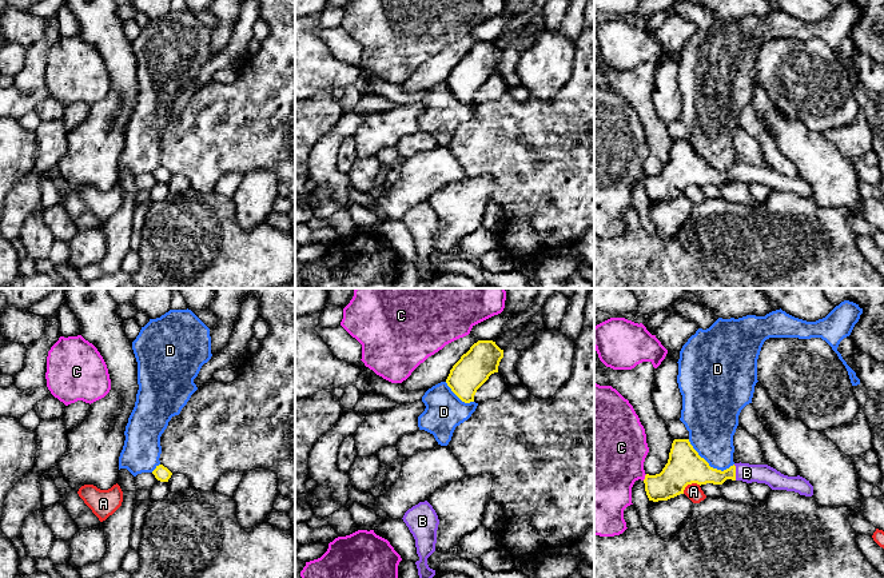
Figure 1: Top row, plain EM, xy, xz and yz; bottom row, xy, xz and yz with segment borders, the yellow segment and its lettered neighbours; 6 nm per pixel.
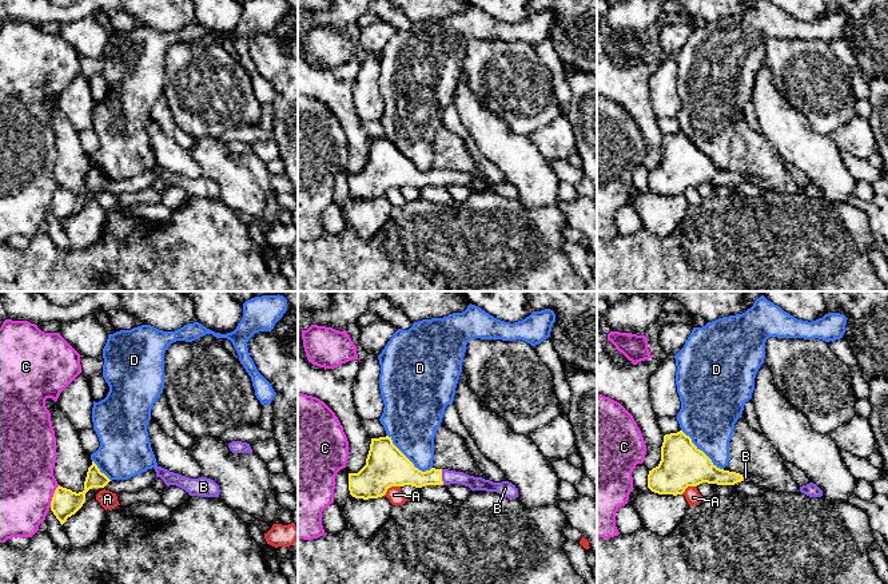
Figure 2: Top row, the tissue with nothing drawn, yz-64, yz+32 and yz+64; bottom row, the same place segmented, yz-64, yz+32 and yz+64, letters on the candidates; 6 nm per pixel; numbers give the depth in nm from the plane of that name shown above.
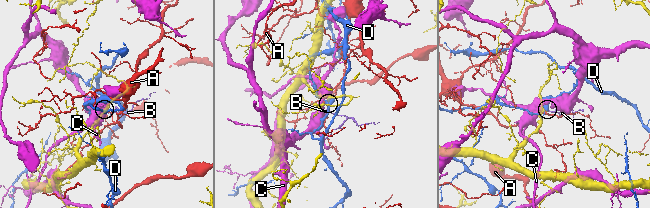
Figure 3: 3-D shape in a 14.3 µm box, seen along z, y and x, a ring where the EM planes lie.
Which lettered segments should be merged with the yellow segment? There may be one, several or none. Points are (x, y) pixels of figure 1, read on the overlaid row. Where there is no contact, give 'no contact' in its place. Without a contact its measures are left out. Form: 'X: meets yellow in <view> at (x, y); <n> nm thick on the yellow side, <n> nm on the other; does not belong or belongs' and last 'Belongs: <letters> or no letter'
A: meets yellow in yz at (689, 483); 220 nm thick on the yellow side, 100 nm on the other; does not belong
B: meets yellow in yz at (735, 473); 170 nm thick on the yellow side, 110 nm on the other; belongs
C: meets yellow in yz at (645, 477); 220 nm thick on the yellow side, 420 nm on the other; does not belong
D: meets yellow in yz at (708, 465); 220 nm thick on the yellow side, 300 nm on the other; does not belong
Belongs: B

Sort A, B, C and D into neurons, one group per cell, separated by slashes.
A / B / C / D

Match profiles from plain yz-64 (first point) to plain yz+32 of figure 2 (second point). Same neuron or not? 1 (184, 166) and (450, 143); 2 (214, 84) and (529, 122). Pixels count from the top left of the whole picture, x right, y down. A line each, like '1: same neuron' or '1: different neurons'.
1: different neurons
2: same neuron

